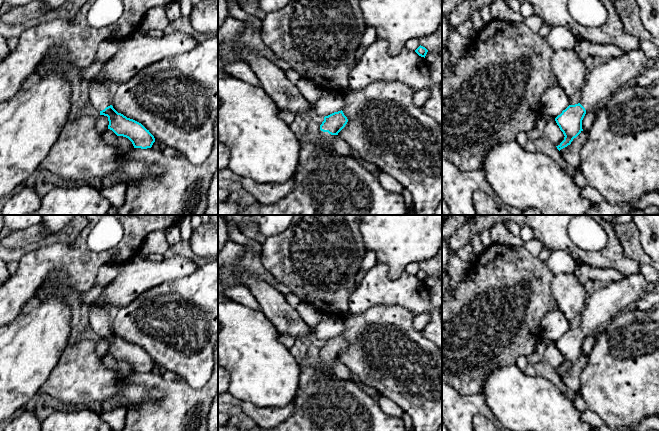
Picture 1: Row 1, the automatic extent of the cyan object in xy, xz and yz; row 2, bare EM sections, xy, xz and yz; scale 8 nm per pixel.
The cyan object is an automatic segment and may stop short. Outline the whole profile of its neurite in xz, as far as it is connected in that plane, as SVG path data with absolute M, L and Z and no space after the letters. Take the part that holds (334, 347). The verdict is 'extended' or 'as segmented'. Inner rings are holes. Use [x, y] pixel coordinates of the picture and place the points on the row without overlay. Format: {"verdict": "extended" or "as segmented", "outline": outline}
{"verdict": "extended", "outline": "M342 334L325 340L324 345L320 349L321 356L317 360L317 365L322 369L330 370L333 360L338 359L347 346L348 343Z"}

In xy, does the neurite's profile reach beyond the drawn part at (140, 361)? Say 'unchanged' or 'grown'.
grown

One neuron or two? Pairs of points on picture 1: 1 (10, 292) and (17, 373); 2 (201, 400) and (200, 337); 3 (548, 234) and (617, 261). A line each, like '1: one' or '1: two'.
1: two
2: two
3: one

